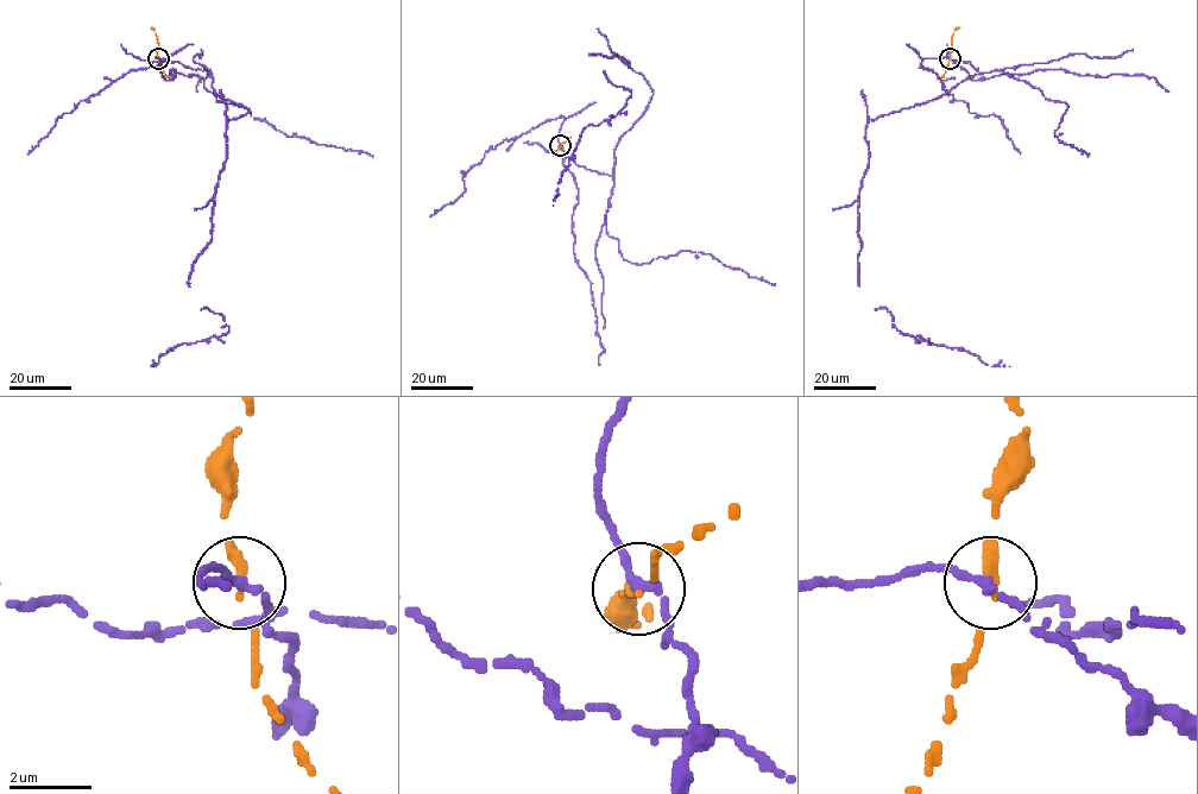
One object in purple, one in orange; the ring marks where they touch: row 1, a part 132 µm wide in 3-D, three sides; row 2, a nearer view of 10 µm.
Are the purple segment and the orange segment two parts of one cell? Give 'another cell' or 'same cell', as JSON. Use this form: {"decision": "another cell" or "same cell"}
{"decision": "another cell"}

